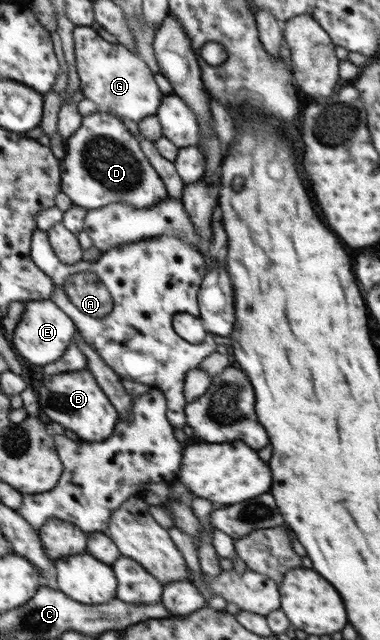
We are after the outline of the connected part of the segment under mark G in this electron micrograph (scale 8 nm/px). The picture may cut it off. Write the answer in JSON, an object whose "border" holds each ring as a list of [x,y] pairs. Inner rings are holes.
{"border":[[[76,26],[73,32],[74,57],[76,72],[80,78],[80,90],[84,98],[89,98],[97,105],[98,113],[110,113],[119,119],[141,123],[147,116],[154,116],[161,106],[164,94],[155,83],[155,74],[148,64],[138,55],[129,52],[121,44],[111,44],[103,40],[92,27]]]}

